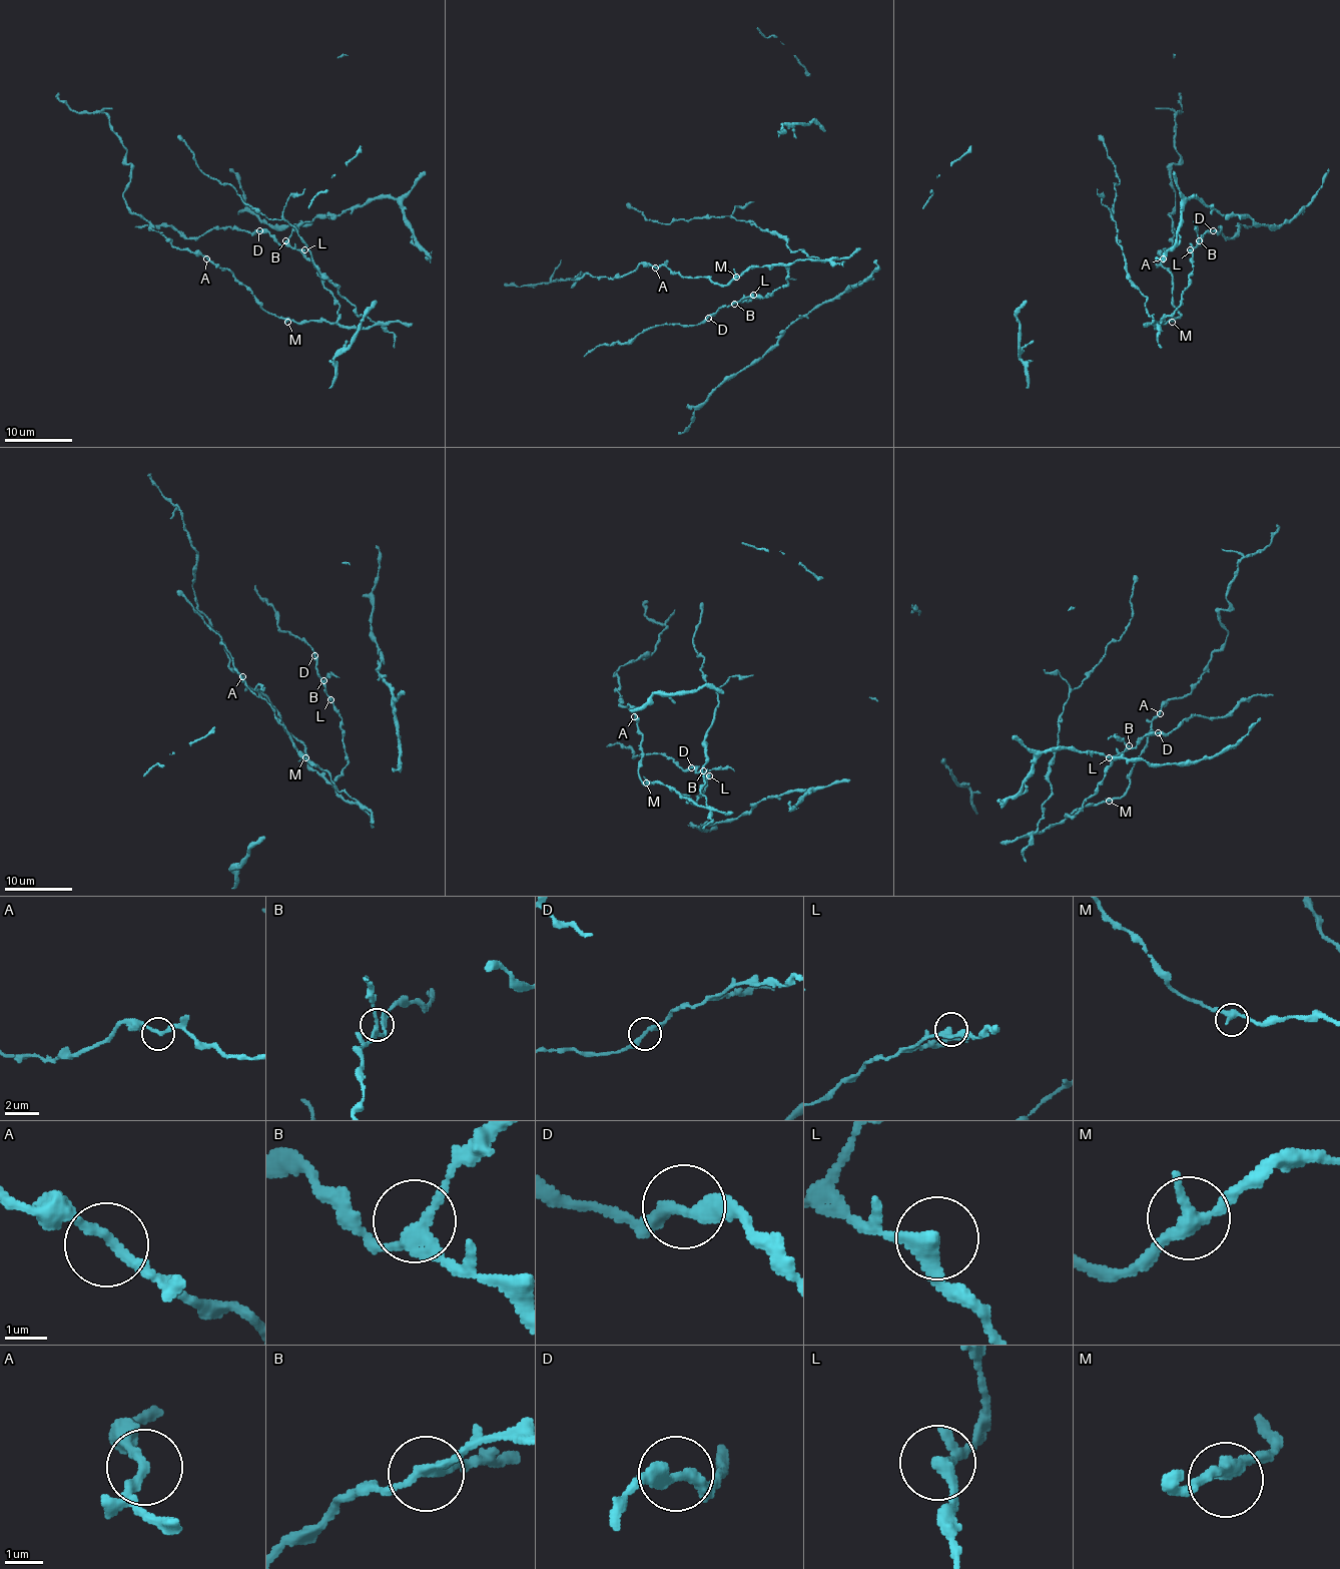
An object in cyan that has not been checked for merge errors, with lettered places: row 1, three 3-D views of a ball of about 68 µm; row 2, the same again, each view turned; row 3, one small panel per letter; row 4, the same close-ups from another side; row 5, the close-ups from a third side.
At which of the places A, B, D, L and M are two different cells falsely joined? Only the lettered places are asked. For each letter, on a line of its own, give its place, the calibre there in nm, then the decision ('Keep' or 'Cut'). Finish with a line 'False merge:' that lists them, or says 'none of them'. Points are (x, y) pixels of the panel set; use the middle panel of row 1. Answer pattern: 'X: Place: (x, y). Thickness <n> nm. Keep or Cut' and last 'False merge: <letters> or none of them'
A: Place: (655, 268). Thickness 220 nm. Keep
B: Place: (734, 304). Thickness 240 nm. Keep
D: Place: (708, 318). Thickness 320 nm. Keep
L: Place: (753, 295). Thickness 320 nm. Keep
M: Place: (736, 277). Thickness 280 nm. Keep
False merge: none of them

